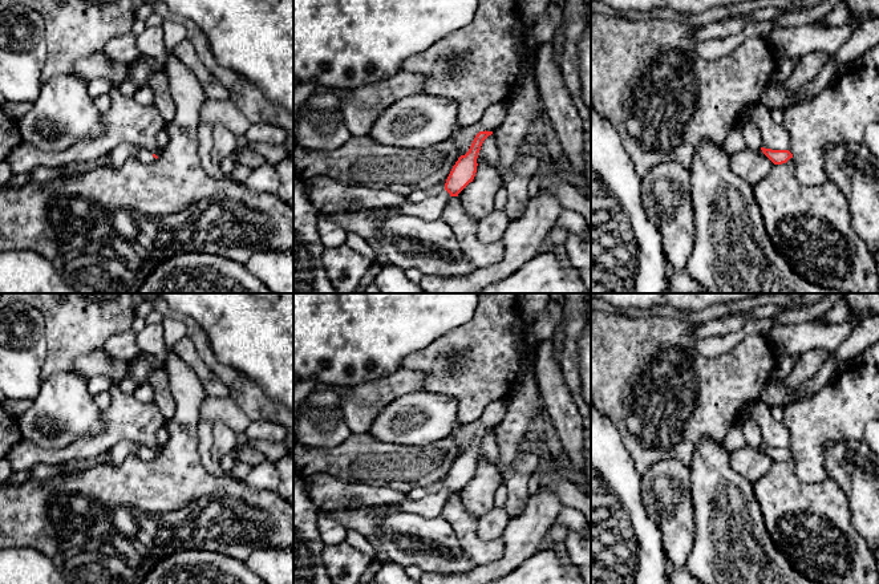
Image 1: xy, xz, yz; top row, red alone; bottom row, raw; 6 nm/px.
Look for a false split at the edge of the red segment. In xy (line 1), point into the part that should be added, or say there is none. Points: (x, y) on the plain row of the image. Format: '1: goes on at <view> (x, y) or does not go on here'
1: does not go on here

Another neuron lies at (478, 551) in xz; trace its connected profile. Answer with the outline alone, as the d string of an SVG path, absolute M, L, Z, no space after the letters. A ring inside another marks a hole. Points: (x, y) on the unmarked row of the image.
M449 494L441 516L453 527L465 557L477 565L497 563L506 551L502 538L483 540L477 535L478 518L462 504L458 494Z

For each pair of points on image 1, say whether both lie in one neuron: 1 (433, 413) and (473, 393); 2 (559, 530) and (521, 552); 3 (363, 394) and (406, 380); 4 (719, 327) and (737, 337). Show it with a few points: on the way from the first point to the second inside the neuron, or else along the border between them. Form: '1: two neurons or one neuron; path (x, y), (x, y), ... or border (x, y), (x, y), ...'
1: two neurons; border (428, 390), (449, 394), (457, 401), (460, 424)
2: two neurons; border (554, 520), (546, 538)
3: one neuron; path (373, 394), (396, 385)
4: two neurons; border (757, 319), (749, 319), (736, 331), (699, 340)

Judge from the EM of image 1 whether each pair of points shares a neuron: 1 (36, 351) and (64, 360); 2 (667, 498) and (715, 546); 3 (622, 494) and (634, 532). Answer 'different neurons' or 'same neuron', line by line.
1: different neurons
2: different neurons
3: same neuron

